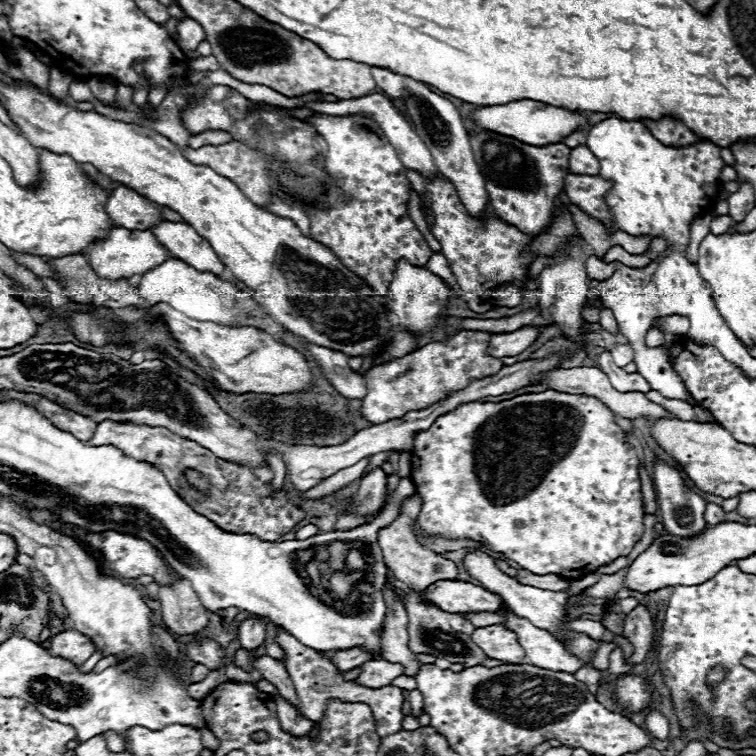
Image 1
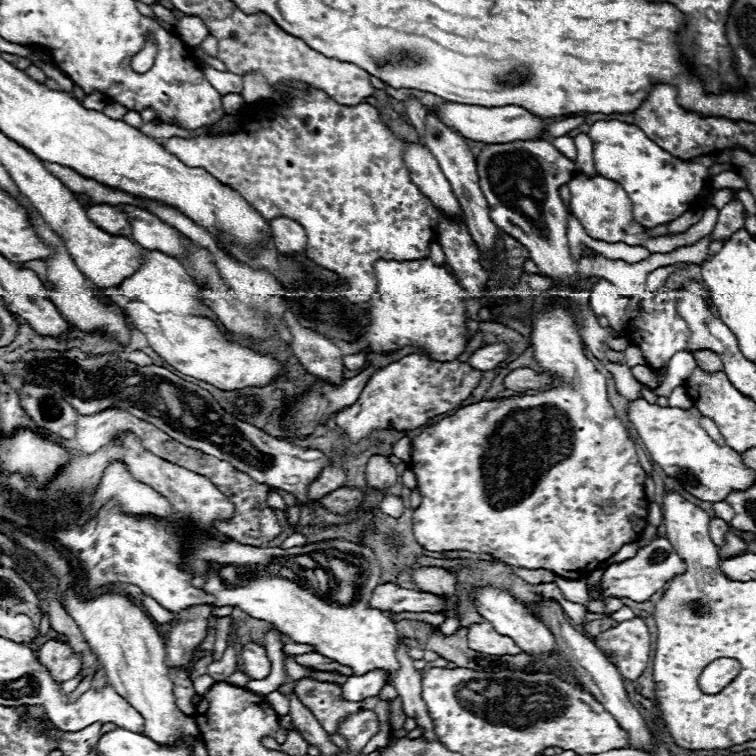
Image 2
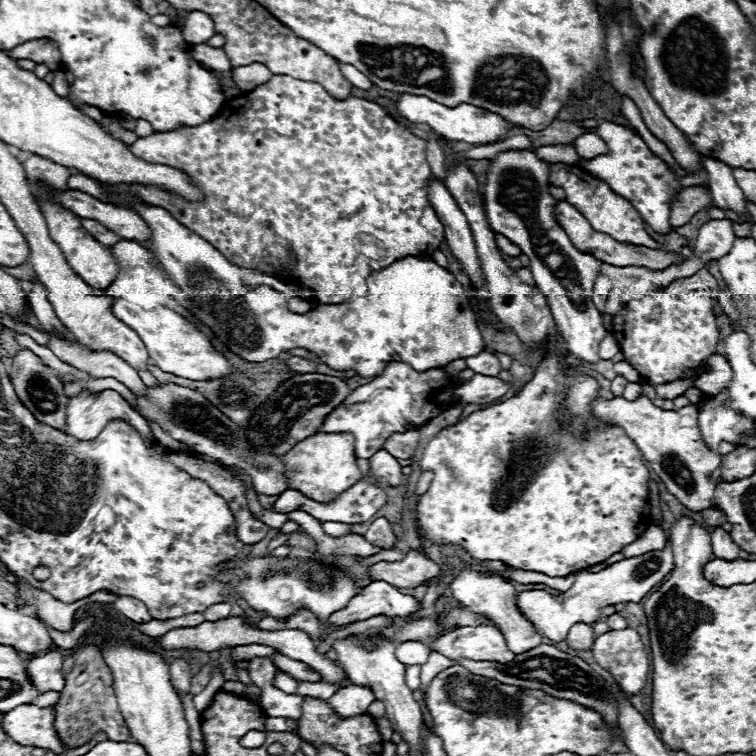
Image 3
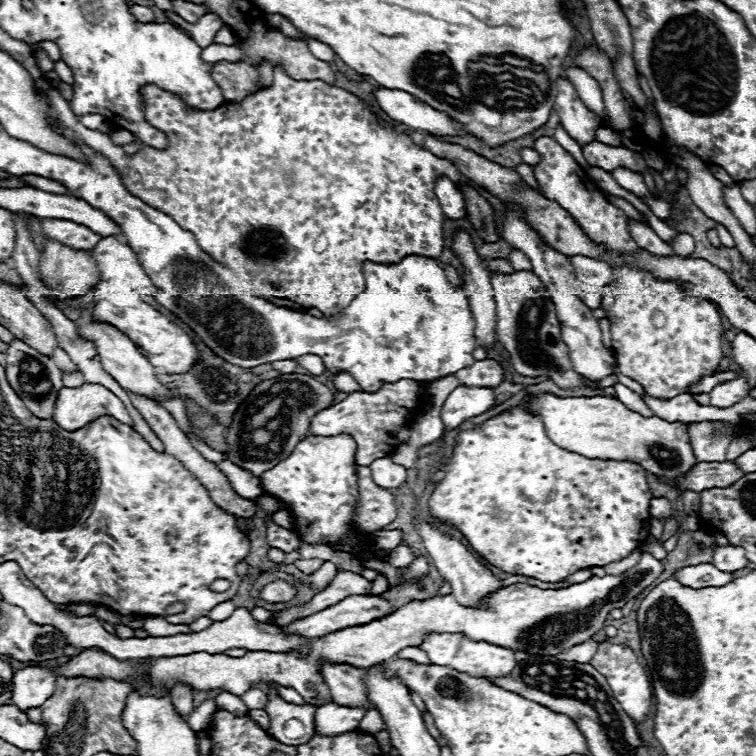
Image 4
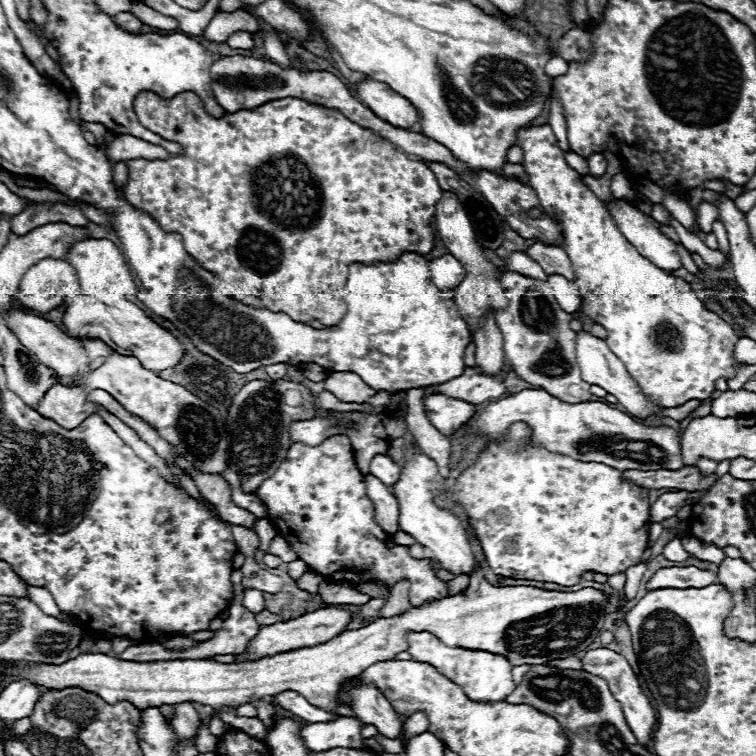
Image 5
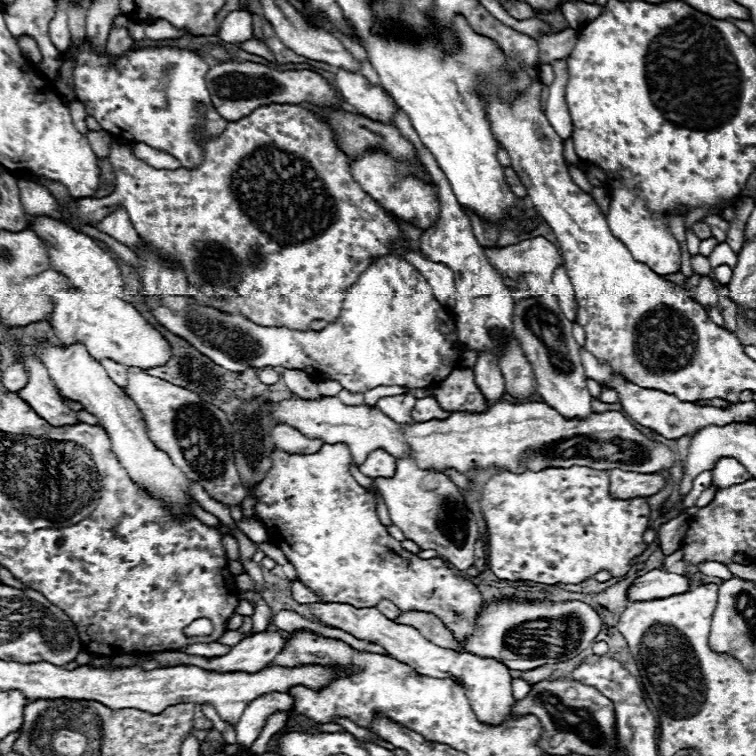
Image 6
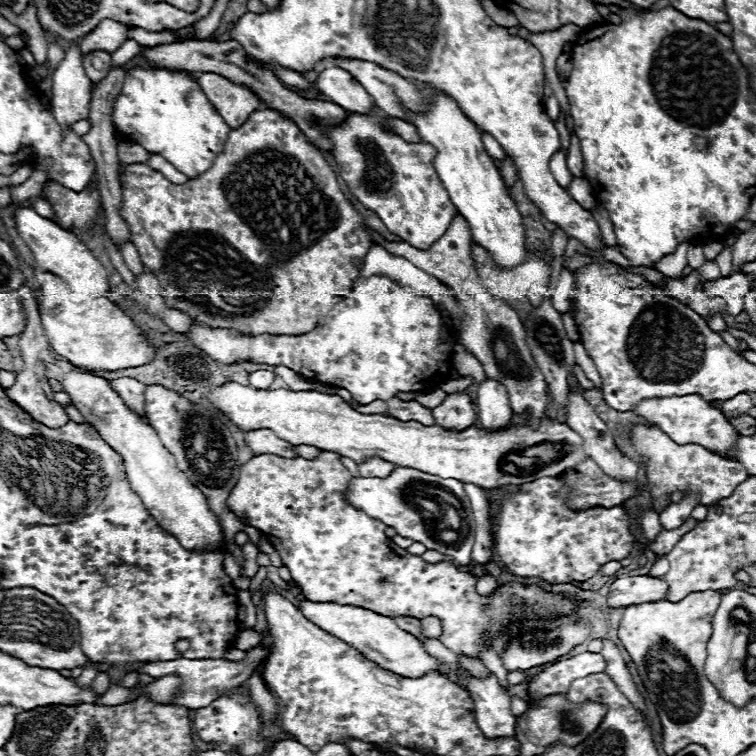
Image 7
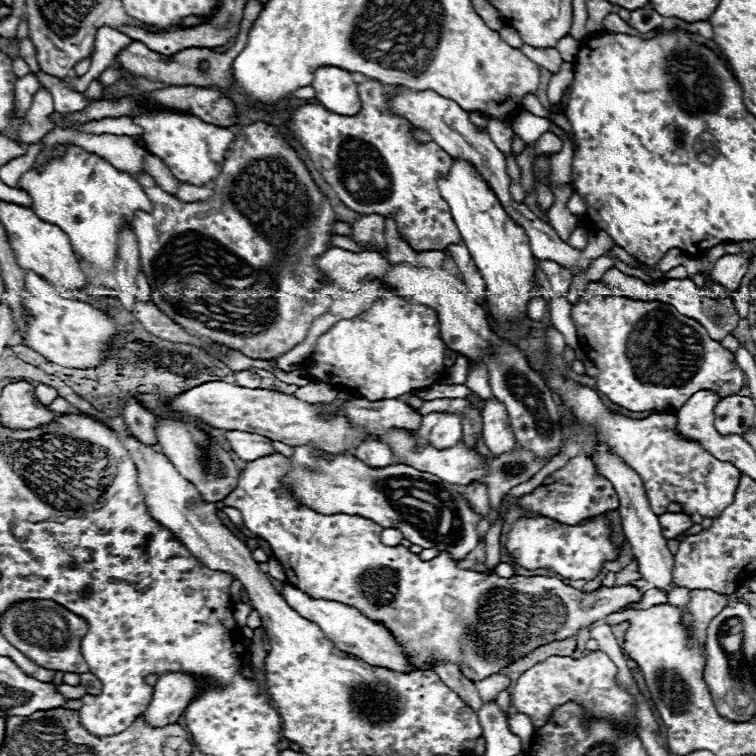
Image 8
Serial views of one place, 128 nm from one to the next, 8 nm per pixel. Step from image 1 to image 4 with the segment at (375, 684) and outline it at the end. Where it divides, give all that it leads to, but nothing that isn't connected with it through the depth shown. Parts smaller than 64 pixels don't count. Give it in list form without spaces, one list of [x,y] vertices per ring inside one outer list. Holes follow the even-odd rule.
[[[330,702],[316,708],[314,730],[316,734],[324,734],[324,736],[344,734],[348,730],[356,730],[364,714],[366,714],[364,708],[346,708],[346,706],[338,706]]]

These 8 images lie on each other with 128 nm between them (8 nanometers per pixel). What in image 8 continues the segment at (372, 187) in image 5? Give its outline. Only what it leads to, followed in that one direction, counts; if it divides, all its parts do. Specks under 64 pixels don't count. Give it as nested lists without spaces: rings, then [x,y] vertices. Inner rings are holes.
[[[254,122],[242,128],[214,182],[216,196],[210,202],[184,204],[176,196],[166,194],[148,174],[140,176],[140,186],[154,204],[152,214],[138,210],[132,218],[142,272],[152,288],[152,302],[188,334],[210,338],[254,360],[274,360],[300,344],[312,322],[328,312],[332,298],[326,294],[326,284],[314,266],[314,258],[328,250],[334,212],[304,162],[274,126]],[[302,258],[306,258],[304,274],[298,272]],[[194,302],[208,302],[208,306],[214,304],[220,310],[198,310]]]

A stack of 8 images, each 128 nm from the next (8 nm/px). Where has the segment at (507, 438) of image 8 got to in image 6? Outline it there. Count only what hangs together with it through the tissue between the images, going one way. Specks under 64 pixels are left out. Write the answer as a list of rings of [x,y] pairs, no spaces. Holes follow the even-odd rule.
[[[478,354],[478,362],[474,366],[474,378],[484,398],[488,398],[488,406],[494,406],[496,402],[504,400],[506,384],[498,368],[498,358],[494,358],[494,354]]]

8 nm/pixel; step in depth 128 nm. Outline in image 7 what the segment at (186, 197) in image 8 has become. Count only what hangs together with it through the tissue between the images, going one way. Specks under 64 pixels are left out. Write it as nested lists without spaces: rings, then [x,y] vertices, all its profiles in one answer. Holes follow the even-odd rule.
[[[150,154],[150,160],[148,160],[148,166],[152,166],[154,170],[160,170],[166,178],[170,178],[170,182],[188,182],[188,178],[178,172],[166,158],[162,158],[160,154]]]

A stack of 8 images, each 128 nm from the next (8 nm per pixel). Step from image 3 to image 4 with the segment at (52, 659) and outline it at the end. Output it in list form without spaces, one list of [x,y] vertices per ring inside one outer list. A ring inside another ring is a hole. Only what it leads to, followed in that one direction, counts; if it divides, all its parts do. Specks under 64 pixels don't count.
[[[28,666],[18,670],[12,678],[12,706],[20,706],[20,710],[42,706],[54,692],[56,674],[50,668]]]

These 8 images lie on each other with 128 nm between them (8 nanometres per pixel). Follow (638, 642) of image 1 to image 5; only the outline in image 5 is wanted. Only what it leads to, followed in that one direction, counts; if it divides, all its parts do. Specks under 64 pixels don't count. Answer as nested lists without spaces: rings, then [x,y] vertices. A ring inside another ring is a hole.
[[[596,648],[586,652],[586,656],[582,658],[582,668],[580,670],[588,670],[590,674],[596,674],[600,678],[604,678],[608,682],[608,690],[614,694],[614,698],[622,704],[622,712],[624,712],[624,720],[628,722],[628,728],[632,730],[632,734],[636,734],[636,740],[648,748],[648,742],[652,738],[654,732],[654,724],[656,724],[656,712],[650,706],[650,700],[646,698],[646,694],[642,692],[642,686],[636,678],[636,674],[632,672],[630,664],[626,662],[624,656],[608,650],[608,648]]]

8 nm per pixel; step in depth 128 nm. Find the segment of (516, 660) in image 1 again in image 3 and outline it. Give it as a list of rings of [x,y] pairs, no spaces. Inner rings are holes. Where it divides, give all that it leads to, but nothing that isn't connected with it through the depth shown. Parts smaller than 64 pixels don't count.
[[[462,626],[432,642],[432,650],[460,662],[460,658],[508,664],[514,660],[504,636],[496,626]]]

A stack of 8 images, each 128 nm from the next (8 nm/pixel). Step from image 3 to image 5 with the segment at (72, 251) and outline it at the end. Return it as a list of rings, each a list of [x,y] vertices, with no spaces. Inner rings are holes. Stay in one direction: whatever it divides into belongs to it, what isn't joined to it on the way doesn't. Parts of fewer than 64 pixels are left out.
[[[46,258],[34,264],[22,276],[14,302],[22,310],[44,314],[58,308],[66,298],[74,298],[80,294],[82,290],[74,268],[66,260]]]

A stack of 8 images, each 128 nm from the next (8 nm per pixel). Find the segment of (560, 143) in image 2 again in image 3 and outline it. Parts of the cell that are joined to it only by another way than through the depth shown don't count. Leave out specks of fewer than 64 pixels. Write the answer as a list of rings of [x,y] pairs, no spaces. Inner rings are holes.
[[[558,144],[558,146],[540,146],[534,150],[534,154],[540,160],[546,162],[564,162],[564,164],[578,164],[578,154],[574,146],[570,144]]]

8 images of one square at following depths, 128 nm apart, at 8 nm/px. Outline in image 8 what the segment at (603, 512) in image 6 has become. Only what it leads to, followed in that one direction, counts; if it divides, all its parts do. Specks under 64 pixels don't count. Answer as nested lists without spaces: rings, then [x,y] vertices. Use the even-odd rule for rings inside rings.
[[[544,516],[520,518],[512,524],[506,548],[514,562],[524,568],[550,568],[568,580],[592,580],[598,576],[604,560],[616,558],[616,546],[612,546],[608,534],[608,520],[602,516],[582,520],[576,526],[566,526]]]

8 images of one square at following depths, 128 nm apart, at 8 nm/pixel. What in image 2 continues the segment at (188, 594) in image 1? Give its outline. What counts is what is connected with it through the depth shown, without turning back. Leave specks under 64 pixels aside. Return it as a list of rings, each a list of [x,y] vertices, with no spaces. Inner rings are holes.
[[[192,606],[188,610],[178,612],[178,620],[172,624],[172,630],[170,630],[170,636],[166,642],[166,664],[170,668],[184,668],[184,670],[190,668],[192,652],[206,636],[208,618],[210,618],[210,606]]]

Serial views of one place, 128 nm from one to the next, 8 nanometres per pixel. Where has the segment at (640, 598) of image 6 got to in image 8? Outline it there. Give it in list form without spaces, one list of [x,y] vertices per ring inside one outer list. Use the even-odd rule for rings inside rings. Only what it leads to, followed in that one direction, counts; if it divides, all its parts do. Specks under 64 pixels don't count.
[[[278,452],[258,458],[254,462],[248,462],[246,470],[240,472],[236,490],[232,490],[228,498],[224,498],[224,506],[240,510],[244,526],[252,534],[256,534],[258,538],[270,544],[274,558],[284,568],[284,574],[292,586],[304,590],[310,598],[328,598],[328,600],[344,602],[346,606],[356,606],[356,610],[360,610],[366,618],[372,618],[374,622],[384,622],[384,626],[392,630],[392,636],[396,638],[396,642],[400,642],[400,648],[404,650],[404,654],[410,656],[410,664],[414,668],[422,670],[426,664],[432,664],[434,660],[444,660],[444,662],[456,662],[456,666],[460,666],[464,674],[464,672],[470,672],[470,670],[464,670],[460,662],[464,656],[464,662],[472,666],[472,680],[480,682],[492,674],[500,674],[502,668],[534,652],[538,646],[550,644],[554,640],[566,640],[578,634],[578,630],[598,620],[604,620],[608,614],[618,612],[630,602],[638,602],[642,598],[638,588],[630,584],[600,588],[588,594],[572,586],[566,586],[558,578],[548,578],[548,576],[500,578],[496,574],[462,570],[458,568],[458,560],[454,560],[448,552],[440,552],[430,562],[420,560],[420,556],[412,554],[406,546],[384,546],[380,542],[382,526],[378,526],[376,522],[368,518],[348,516],[348,514],[324,516],[298,504],[280,482],[286,470],[288,470],[288,458]],[[472,634],[474,634],[474,646],[478,650],[464,652],[464,642],[466,640],[472,642]]]

